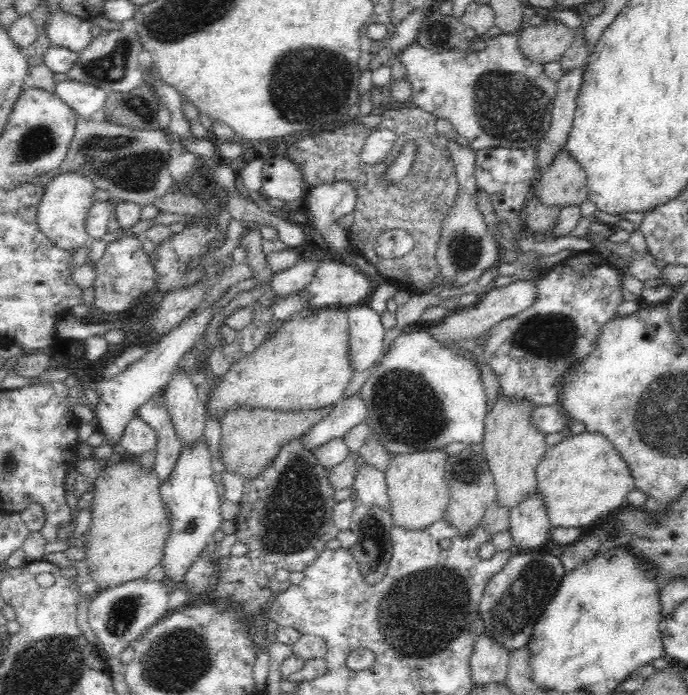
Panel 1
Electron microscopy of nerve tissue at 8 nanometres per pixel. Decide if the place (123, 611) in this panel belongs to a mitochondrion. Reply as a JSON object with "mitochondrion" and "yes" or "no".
{"mitochondrion":"yes"}

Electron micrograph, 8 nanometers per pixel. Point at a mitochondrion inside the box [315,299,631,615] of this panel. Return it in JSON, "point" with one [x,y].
{"point":[409,413]}

